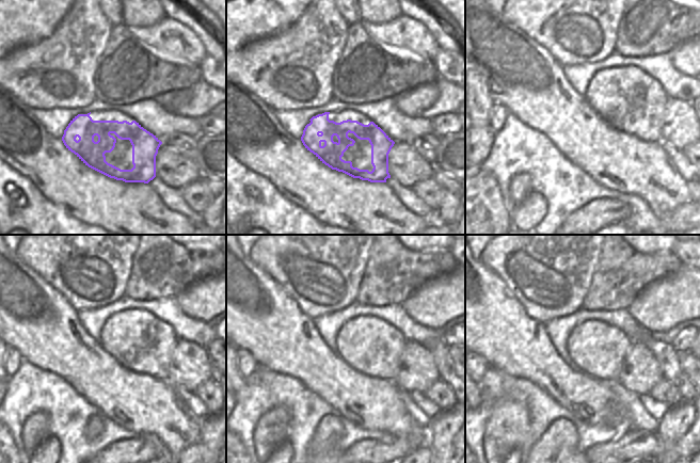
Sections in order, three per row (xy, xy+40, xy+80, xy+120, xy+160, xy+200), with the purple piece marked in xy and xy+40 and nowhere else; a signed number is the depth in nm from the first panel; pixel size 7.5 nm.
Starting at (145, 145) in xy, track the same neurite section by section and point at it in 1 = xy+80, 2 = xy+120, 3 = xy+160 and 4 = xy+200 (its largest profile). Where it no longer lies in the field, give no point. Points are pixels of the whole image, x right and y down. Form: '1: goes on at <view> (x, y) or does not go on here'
1: goes on at xy+80 (621, 114)
2: goes on at xy+120 (128, 336)
3: goes on at xy+160 (370, 347)
4: goes on at xy+200 (598, 349)

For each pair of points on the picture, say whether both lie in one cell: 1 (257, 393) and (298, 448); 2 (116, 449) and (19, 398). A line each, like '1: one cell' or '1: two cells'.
1: one cell
2: two cells

